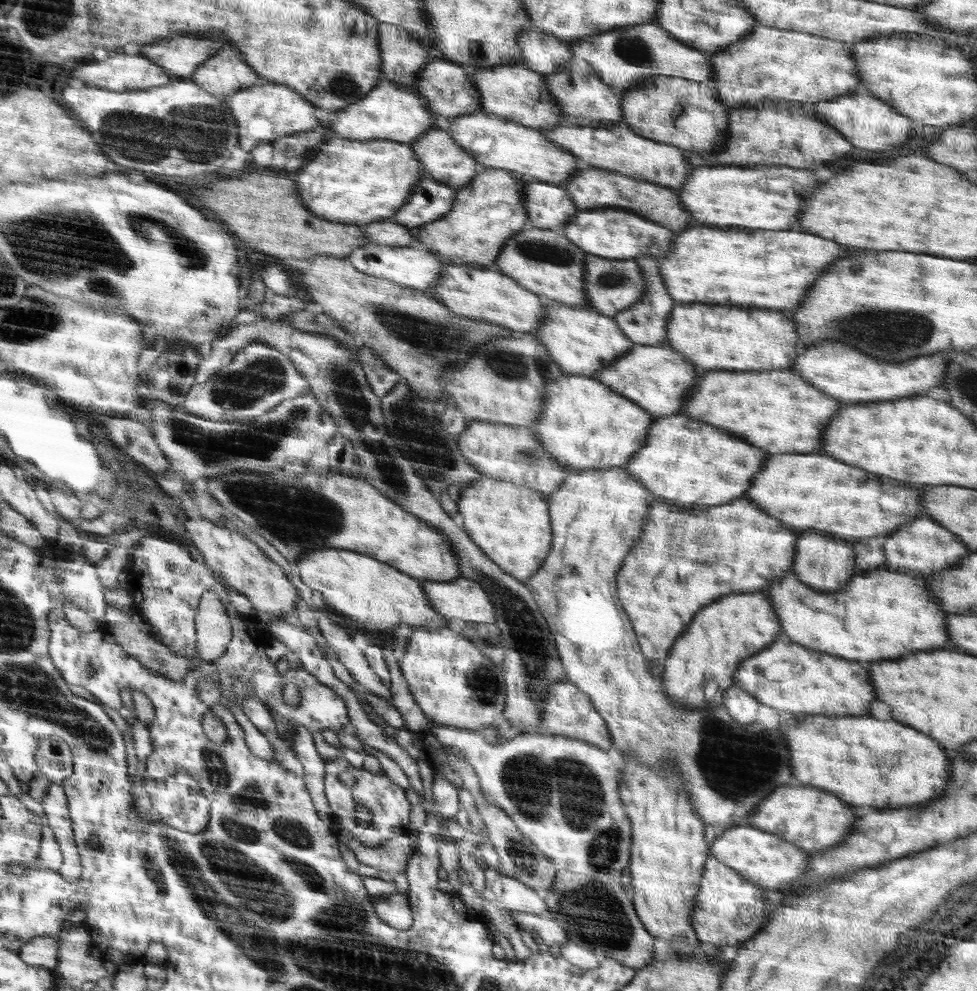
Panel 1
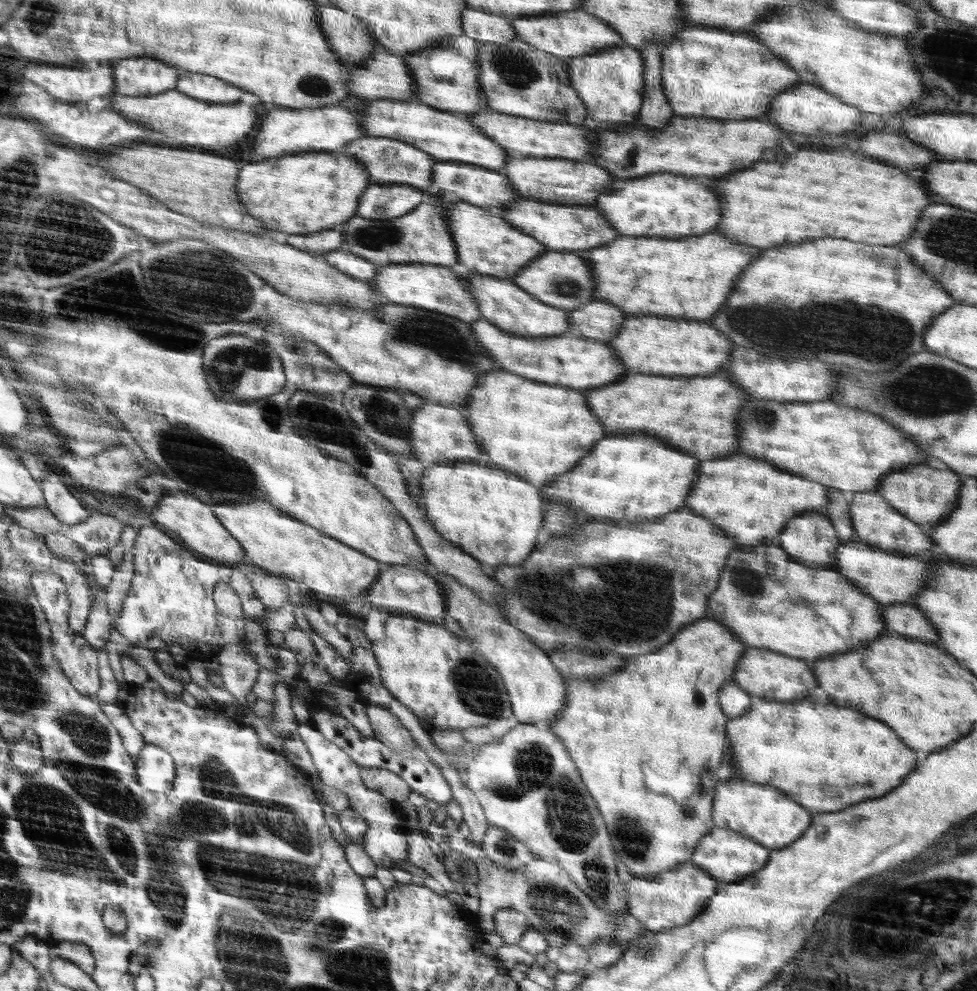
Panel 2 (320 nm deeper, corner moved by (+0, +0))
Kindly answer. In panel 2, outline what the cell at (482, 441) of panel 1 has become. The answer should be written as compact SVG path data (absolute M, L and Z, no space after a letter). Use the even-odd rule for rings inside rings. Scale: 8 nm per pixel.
M427 402L424 406L418 406L418 410L413 411L411 416L413 417L409 422L412 425L410 426L410 441L412 441L410 447L412 447L413 456L426 467L442 463L464 462L463 460L466 458L476 460L481 453L485 453L482 449L483 442L480 442L480 438L476 437L464 411L448 405Z

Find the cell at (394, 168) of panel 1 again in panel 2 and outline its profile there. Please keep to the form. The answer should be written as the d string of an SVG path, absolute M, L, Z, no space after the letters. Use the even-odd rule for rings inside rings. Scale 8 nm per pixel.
M311 151L314 154L294 154L282 156L280 160L256 162L242 166L238 180L238 195L240 201L247 207L247 212L266 224L267 230L287 232L290 235L314 234L340 227L348 219L354 218L358 212L360 198L372 185L371 174L366 165L356 156L343 151Z

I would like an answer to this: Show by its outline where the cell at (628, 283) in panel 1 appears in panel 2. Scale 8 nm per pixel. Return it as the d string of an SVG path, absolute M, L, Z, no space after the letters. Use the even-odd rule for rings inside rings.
M552 251L540 255L526 270L522 270L512 280L520 288L526 289L532 296L538 297L544 304L571 311L583 304L595 300L595 275L591 272L591 263L579 252Z

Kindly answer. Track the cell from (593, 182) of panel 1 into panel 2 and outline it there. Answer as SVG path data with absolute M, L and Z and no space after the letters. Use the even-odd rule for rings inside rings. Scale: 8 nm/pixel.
M524 157L522 159L511 158L510 163L507 164L506 167L500 169L499 172L510 177L511 184L514 184L514 187L518 189L519 195L526 200L534 200L534 201L543 201L546 203L554 204L554 205L564 205L564 204L582 204L582 205L592 205L596 200L598 200L598 196L602 195L602 192L608 192L610 190L606 190L606 188L612 188L612 180L618 180L618 178L612 178L612 174L608 174L608 170L601 168L600 166L596 166L593 162L588 160L578 160L574 159L563 159L563 158L552 158L552 157Z

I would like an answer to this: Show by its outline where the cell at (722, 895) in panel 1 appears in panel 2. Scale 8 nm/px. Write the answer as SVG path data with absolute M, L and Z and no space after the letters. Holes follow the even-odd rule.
M694 863L676 867L675 871L652 876L650 880L632 878L628 883L628 911L644 924L646 931L660 932L683 927L707 910L706 904L715 896L720 882Z

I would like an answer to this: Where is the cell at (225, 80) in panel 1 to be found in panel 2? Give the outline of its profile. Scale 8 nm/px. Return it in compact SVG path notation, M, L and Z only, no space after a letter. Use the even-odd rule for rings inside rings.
M186 74L178 80L176 86L186 96L198 100L211 101L212 103L236 103L242 98L244 90L236 84L226 80L218 80L216 76L200 76L200 74Z

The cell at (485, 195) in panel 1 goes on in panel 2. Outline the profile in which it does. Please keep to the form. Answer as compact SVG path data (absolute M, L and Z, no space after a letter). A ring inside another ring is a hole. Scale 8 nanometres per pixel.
M441 191L428 195L408 215L398 219L365 219L356 214L341 225L345 242L337 250L347 250L370 260L380 267L391 264L426 263L458 268L458 245L450 229L450 212L447 208L452 204L452 198Z

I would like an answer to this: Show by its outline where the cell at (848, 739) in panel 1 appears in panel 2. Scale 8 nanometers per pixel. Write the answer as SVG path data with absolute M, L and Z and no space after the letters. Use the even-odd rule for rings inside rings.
M763 701L743 715L727 720L727 740L734 749L735 770L739 778L756 784L776 786L812 814L838 812L852 804L878 798L890 792L920 763L916 752L906 748L900 738L882 722L856 710L810 702Z

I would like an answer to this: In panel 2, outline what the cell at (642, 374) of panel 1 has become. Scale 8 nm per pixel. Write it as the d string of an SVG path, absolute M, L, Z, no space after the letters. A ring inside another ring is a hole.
M483 318L470 323L470 327L474 329L475 340L491 353L496 365L500 365L501 371L532 381L591 391L619 383L624 376L631 373L628 366L615 356L614 348L604 341L570 334L553 337L521 337L506 333Z

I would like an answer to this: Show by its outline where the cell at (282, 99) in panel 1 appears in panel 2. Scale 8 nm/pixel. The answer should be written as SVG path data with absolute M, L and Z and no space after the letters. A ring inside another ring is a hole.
M176 88L160 93L139 97L120 96L114 94L111 106L119 109L127 120L135 120L155 132L163 134L164 144L168 147L174 144L188 144L188 146L228 146L242 140L248 132L254 130L258 116L256 110L240 101L236 103L212 103L198 100L186 94L180 94Z

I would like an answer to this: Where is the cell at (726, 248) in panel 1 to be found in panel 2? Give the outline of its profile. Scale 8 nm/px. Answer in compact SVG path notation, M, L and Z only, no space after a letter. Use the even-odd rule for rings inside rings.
M704 234L686 240L668 237L621 236L614 242L579 252L591 263L595 275L595 300L607 300L621 308L628 316L662 316L684 320L706 320L722 310L738 274L748 262L760 256L760 248L730 242L720 234Z

